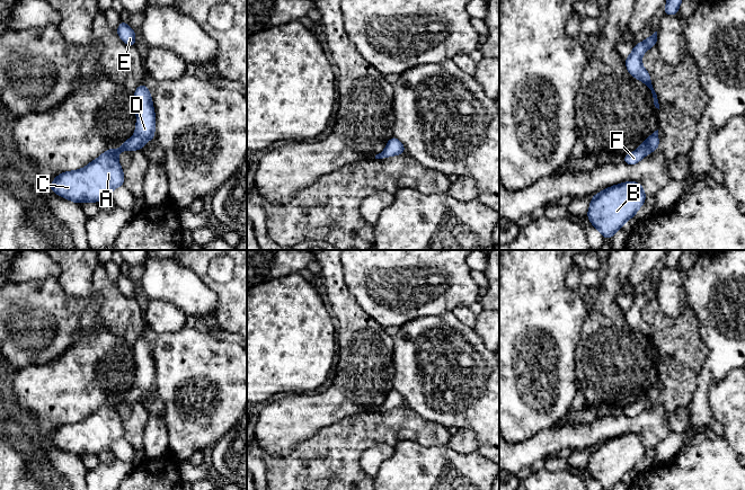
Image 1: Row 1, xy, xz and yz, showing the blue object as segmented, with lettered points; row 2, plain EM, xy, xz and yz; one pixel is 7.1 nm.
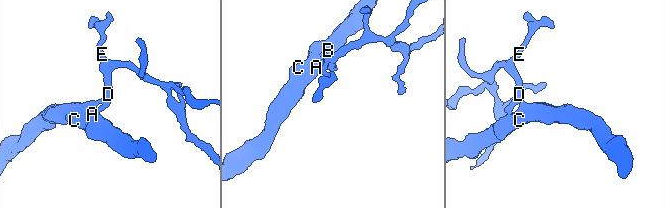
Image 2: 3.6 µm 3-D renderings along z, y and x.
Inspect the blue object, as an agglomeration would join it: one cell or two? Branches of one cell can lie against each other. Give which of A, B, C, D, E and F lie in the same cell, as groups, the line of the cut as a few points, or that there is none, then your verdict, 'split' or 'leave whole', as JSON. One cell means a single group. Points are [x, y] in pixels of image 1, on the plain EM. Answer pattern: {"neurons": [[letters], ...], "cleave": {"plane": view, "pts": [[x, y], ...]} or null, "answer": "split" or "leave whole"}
{"neurons": [["A", "B", "C", "D", "E", "F"]], "cleave": null, "answer": "leave whole"}

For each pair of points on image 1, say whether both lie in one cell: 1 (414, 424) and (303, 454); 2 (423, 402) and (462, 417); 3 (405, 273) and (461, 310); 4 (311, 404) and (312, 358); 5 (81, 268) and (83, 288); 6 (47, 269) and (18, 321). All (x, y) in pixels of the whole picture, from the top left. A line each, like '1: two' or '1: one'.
1: one
2: one
3: two
4: two
5: one
6: two

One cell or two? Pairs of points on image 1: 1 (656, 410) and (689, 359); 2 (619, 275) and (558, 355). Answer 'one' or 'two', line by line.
1: two
2: two

